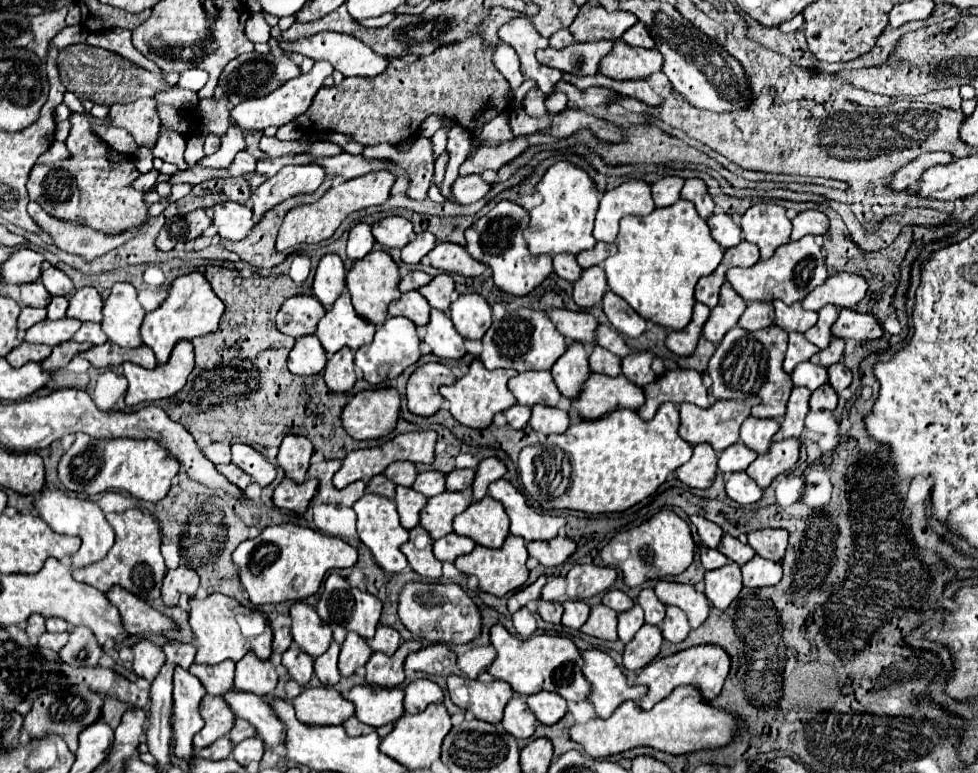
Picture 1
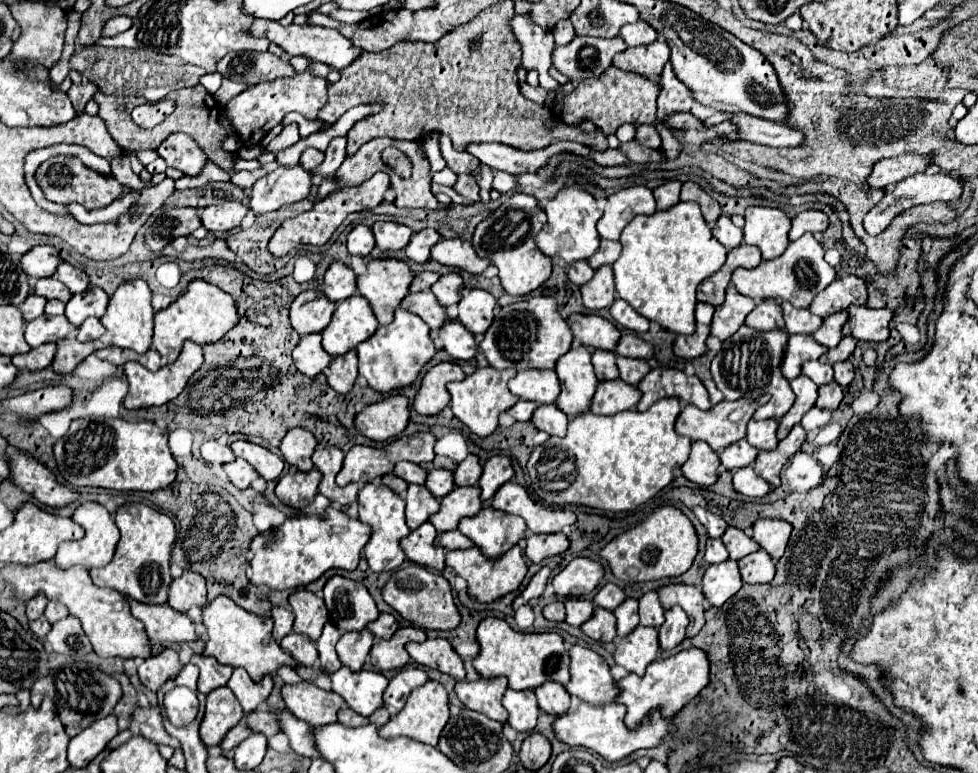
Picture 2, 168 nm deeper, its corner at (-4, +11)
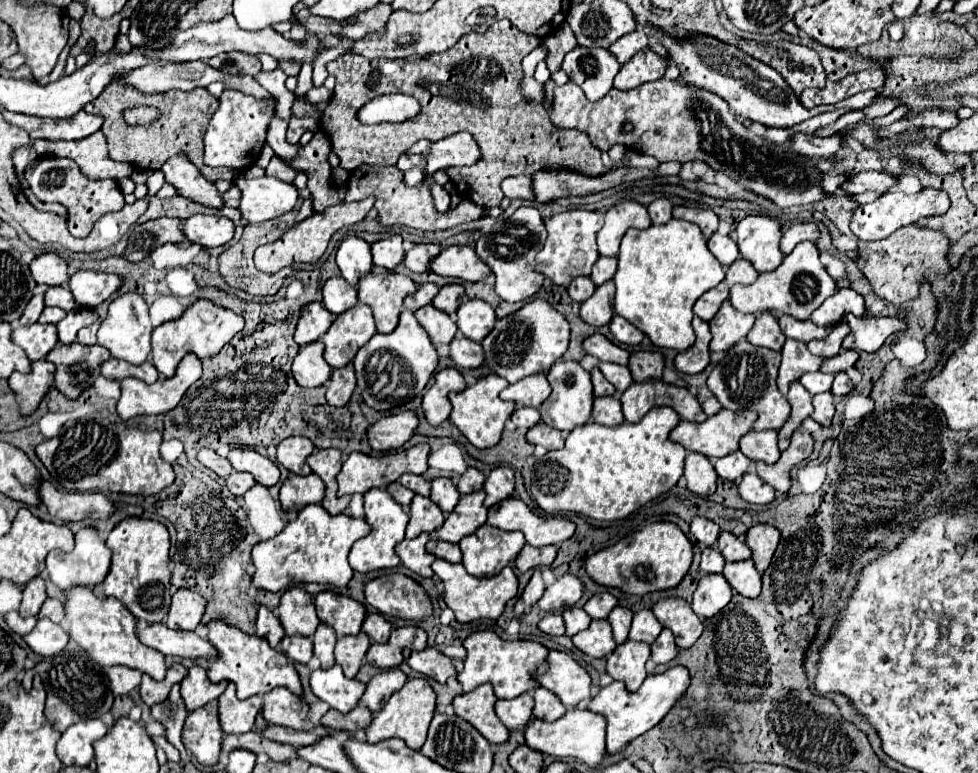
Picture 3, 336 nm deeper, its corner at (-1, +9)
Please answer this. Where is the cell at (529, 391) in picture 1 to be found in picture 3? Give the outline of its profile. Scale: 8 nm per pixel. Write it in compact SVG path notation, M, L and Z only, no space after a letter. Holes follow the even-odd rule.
M544 374L526 376L500 392L502 400L510 400L518 406L532 406L532 408L540 408L540 404L548 396L550 396L550 384Z

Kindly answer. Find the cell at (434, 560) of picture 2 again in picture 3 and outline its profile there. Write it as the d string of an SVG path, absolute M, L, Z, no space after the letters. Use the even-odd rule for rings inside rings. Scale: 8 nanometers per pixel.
M420 534L418 538L414 538L414 540L402 540L396 546L396 554L400 556L402 564L408 570L412 570L418 576L422 576L422 578L432 578L432 574L434 574L432 568L430 568L430 564L436 560L436 556L432 556L432 554L428 554L424 550L424 544L428 542L428 538L430 538L428 534Z

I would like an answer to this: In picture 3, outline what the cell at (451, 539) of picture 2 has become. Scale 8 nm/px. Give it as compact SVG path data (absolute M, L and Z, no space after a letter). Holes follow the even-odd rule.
M430 538L430 542L426 544L426 550L430 554L434 554L436 558L442 558L442 560L452 562L452 564L460 562L460 558L462 558L458 544L450 544L450 542L442 542L442 540L436 542L436 538Z

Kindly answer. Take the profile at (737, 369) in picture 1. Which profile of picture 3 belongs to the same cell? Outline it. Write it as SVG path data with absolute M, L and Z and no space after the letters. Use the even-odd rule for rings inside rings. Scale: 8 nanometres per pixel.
M742 340L726 354L724 362L714 366L712 374L708 376L708 388L718 398L722 408L734 412L742 412L742 410L758 412L754 430L780 430L790 416L790 404L776 388L778 366L780 366L778 352L768 348L758 348L752 346L748 340Z

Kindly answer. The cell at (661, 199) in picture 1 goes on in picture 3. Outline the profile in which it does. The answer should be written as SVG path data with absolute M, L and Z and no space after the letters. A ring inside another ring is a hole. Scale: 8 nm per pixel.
M658 198L648 206L652 224L666 224L672 218L672 204L668 198Z

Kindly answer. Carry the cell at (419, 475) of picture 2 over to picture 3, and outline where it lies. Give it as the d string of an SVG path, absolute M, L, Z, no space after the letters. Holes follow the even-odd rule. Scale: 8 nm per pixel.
M402 474L400 484L406 486L408 490L412 490L414 494L420 496L430 496L430 482L424 480L424 476L414 476L414 474Z

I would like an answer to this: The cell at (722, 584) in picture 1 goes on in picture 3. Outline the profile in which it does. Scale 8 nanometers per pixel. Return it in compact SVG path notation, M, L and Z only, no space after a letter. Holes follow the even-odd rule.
M708 574L698 582L694 592L692 610L700 618L712 618L718 614L732 598L732 588L722 574Z

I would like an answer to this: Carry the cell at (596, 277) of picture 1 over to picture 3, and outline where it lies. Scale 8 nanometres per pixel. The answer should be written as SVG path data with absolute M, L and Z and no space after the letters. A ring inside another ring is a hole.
M614 282L596 288L594 296L580 306L580 316L590 326L606 326L614 318Z

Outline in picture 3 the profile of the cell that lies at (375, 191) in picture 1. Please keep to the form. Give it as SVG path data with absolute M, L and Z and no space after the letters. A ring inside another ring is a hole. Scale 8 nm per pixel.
M366 198L362 202L352 202L352 204L336 204L326 208L322 214L312 214L310 218L306 218L304 222L292 226L286 234L282 234L280 240L272 242L272 244L264 244L256 250L254 254L254 266L260 272L266 274L274 274L286 266L294 266L294 264L316 264L320 260L320 256L324 254L332 234L344 226L356 224L360 220L364 220L364 216L370 212L370 208L374 206L374 198Z

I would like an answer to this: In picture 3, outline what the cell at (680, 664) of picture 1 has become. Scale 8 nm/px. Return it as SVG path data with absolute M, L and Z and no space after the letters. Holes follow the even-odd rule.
M674 666L662 674L648 676L638 692L630 694L622 682L612 682L610 686L600 688L600 692L590 700L588 708L594 714L602 714L606 718L606 754L614 754L622 750L628 742L642 736L646 730L654 728L674 706L674 702L686 692L690 686L690 676L684 666Z

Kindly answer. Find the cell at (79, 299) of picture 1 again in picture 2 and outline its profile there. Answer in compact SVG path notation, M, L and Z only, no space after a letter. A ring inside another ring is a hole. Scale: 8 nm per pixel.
M89 286L85 292L71 296L65 308L65 316L69 318L71 324L79 326L89 316L101 318L107 310L107 304L109 304L109 296L103 292L103 288Z

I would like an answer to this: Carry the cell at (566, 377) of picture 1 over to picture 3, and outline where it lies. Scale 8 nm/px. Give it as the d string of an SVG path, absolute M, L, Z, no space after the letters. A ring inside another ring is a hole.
M558 360L550 372L548 372L548 382L552 386L550 396L546 398L546 402L540 406L540 414L542 414L542 422L546 422L548 426L562 430L562 432L570 432L576 426L582 426L590 420L590 412L592 412L592 402L594 402L594 394L592 394L592 382L590 382L590 374L578 364L578 362L568 362L568 360Z

